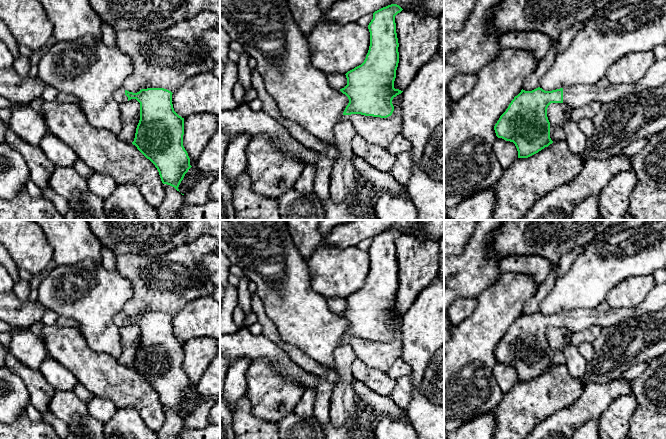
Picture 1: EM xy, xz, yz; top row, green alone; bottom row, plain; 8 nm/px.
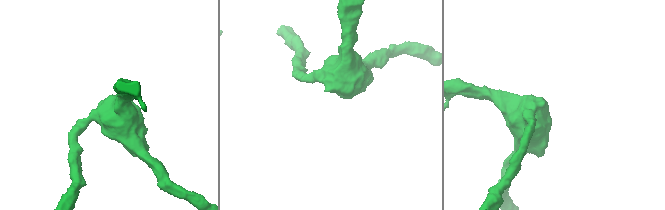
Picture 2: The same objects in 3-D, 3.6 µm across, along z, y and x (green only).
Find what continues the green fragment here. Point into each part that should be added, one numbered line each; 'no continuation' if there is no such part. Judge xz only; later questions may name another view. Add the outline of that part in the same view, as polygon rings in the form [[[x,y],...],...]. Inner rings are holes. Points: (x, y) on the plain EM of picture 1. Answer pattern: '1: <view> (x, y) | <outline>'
1: xz (341, 410) | [[[343,339],[334,352],[334,372],[338,380],[332,384],[331,405],[329,415],[331,422],[337,427],[342,427],[348,420],[353,420],[354,402],[356,399],[351,384],[350,367],[356,356],[349,344],[349,339]]]

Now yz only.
1: yz (578, 319) | [[[666,282],[656,284],[644,302],[630,309],[611,309],[603,312],[597,309],[576,308],[563,312],[563,327],[573,331],[582,331],[593,324],[598,324],[607,328],[630,318],[661,311],[665,307]]]

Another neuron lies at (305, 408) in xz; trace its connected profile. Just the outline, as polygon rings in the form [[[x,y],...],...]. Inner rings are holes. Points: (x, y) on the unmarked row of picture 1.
[[[305,390],[301,400],[298,402],[294,409],[294,413],[300,417],[314,417],[314,406],[316,398],[316,390]]]

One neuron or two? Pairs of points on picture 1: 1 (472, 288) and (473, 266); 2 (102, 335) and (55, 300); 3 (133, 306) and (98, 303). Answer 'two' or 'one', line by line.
1: one
2: one
3: two

